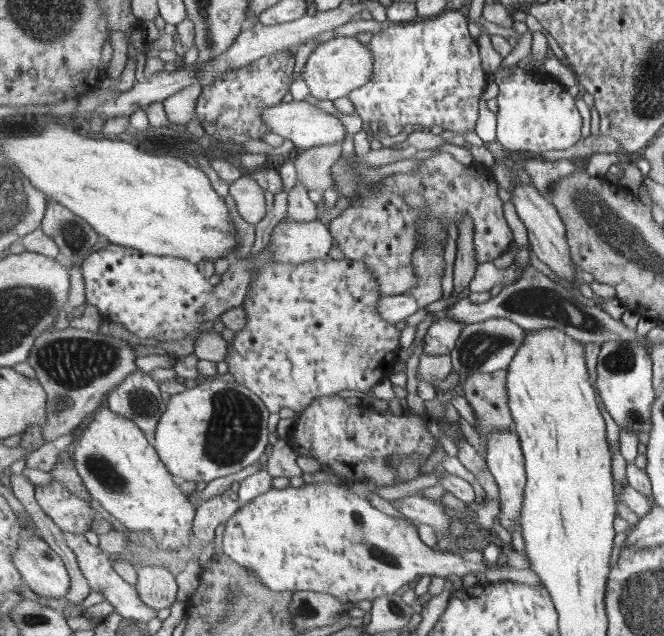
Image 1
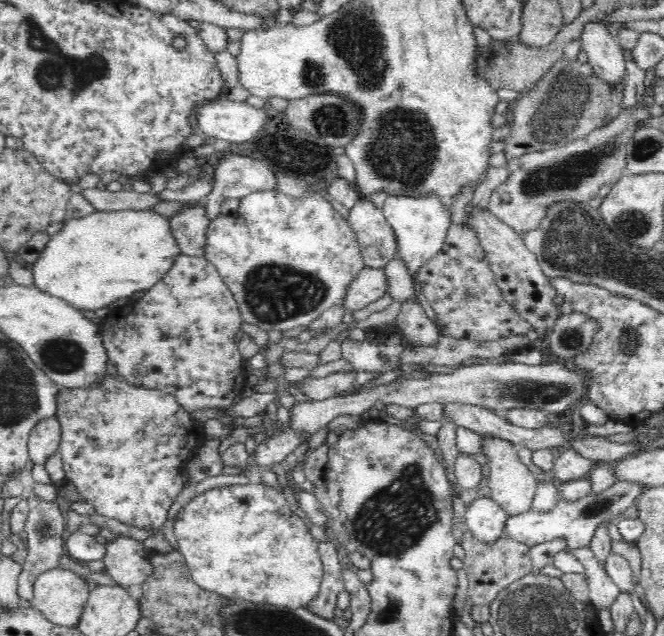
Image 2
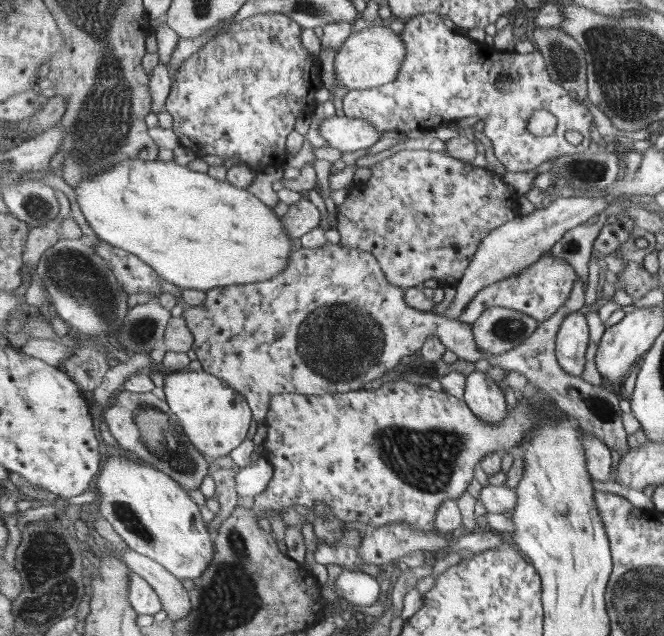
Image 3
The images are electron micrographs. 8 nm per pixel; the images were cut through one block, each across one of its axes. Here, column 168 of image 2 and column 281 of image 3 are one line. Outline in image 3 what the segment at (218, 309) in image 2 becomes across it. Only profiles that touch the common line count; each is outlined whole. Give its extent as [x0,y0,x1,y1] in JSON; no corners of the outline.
[183,242,632,455]

